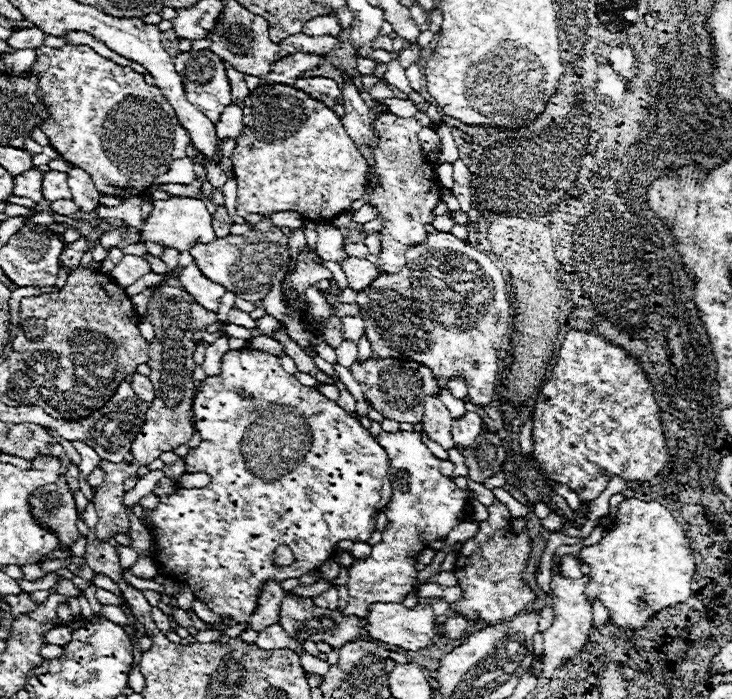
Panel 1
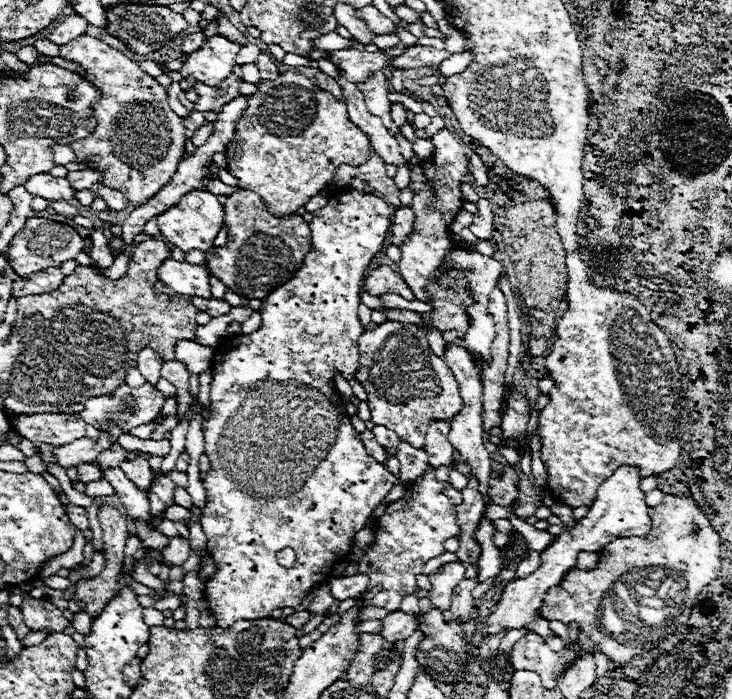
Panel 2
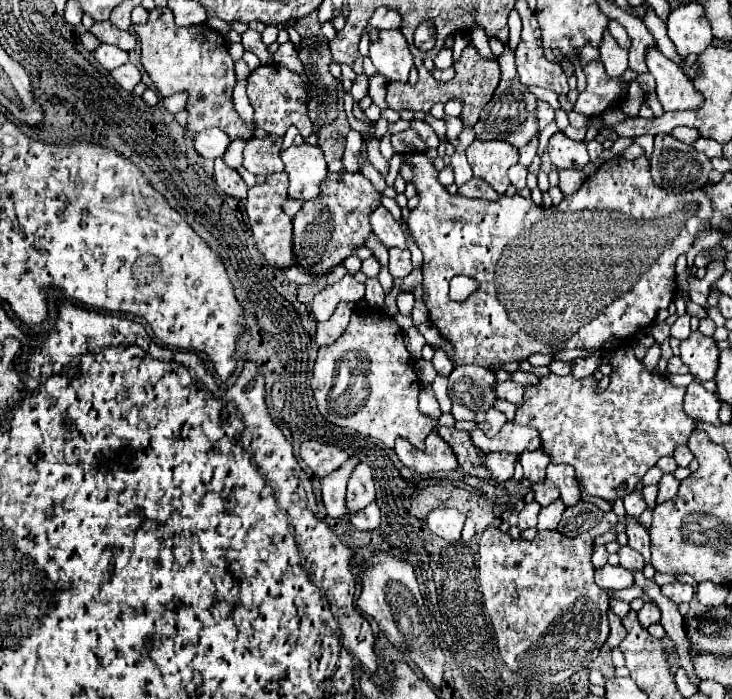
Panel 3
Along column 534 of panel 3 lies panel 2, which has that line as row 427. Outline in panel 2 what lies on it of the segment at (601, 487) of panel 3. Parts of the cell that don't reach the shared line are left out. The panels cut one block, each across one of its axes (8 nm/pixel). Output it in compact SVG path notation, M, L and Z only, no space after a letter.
M388 320L374 330L366 330L358 342L360 370L356 380L368 392L372 422L396 432L400 440L420 450L424 448L428 424L432 420L452 420L464 406L452 372L446 368L444 360L438 358L444 354L444 344L446 342L438 330L424 332L416 324L402 324L394 320Z

